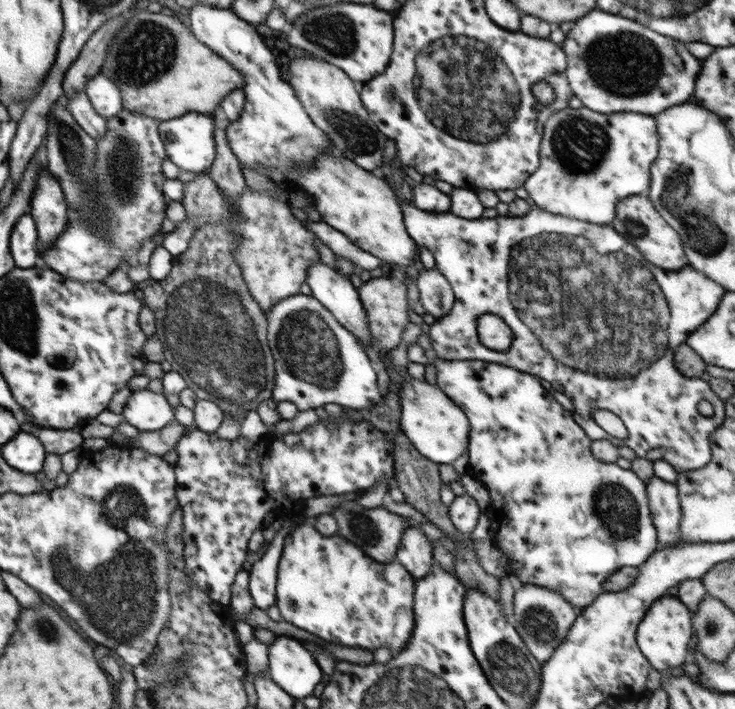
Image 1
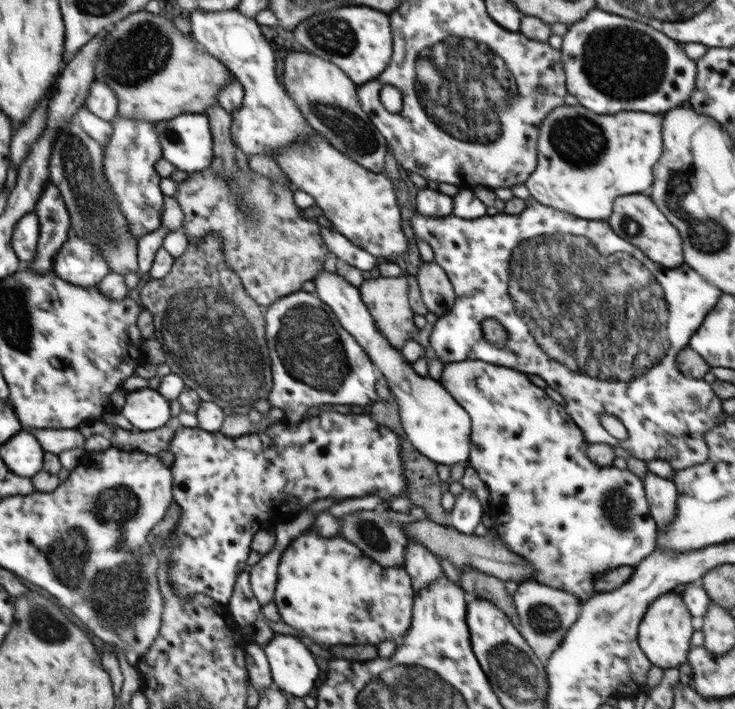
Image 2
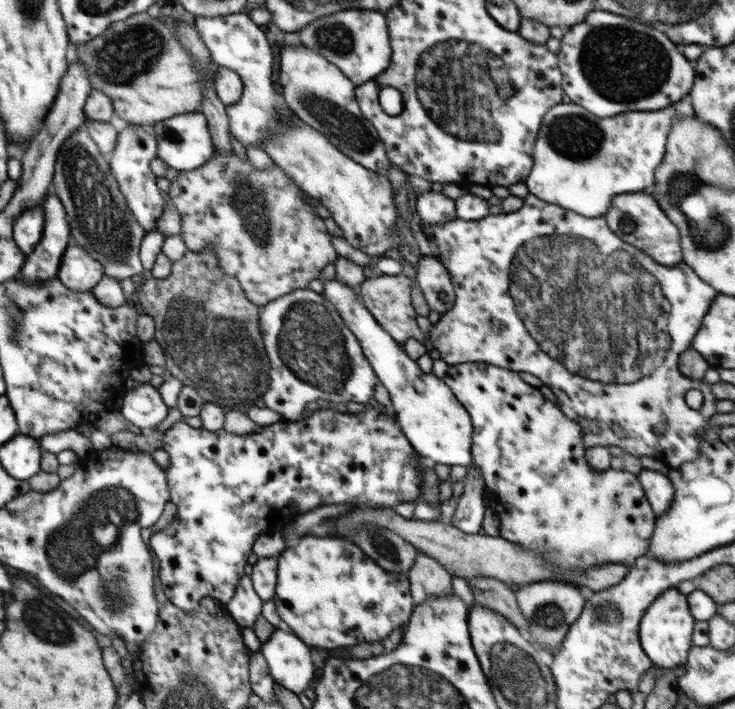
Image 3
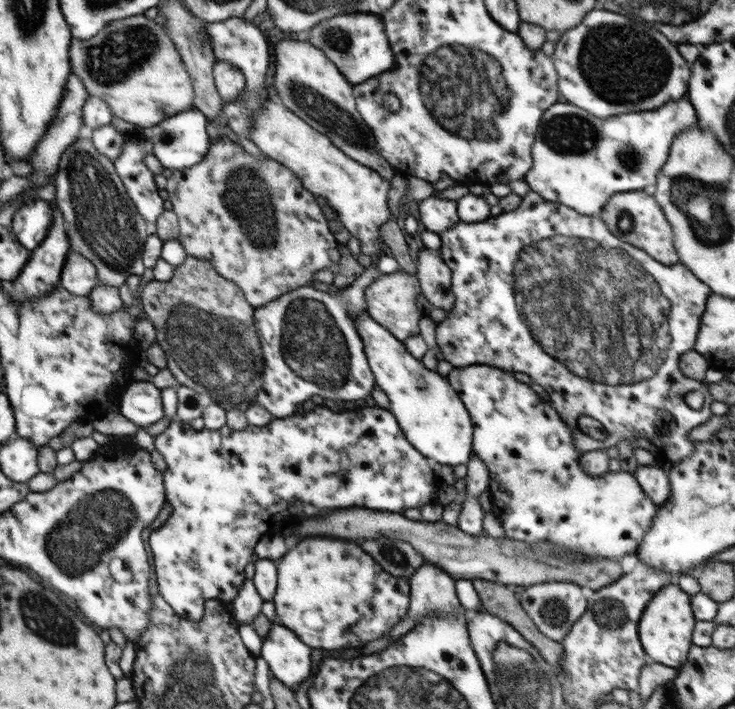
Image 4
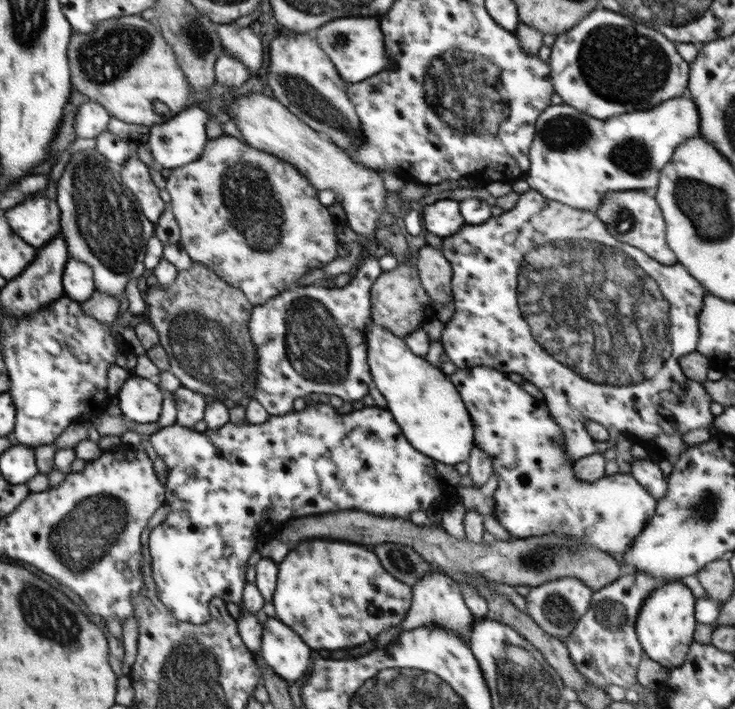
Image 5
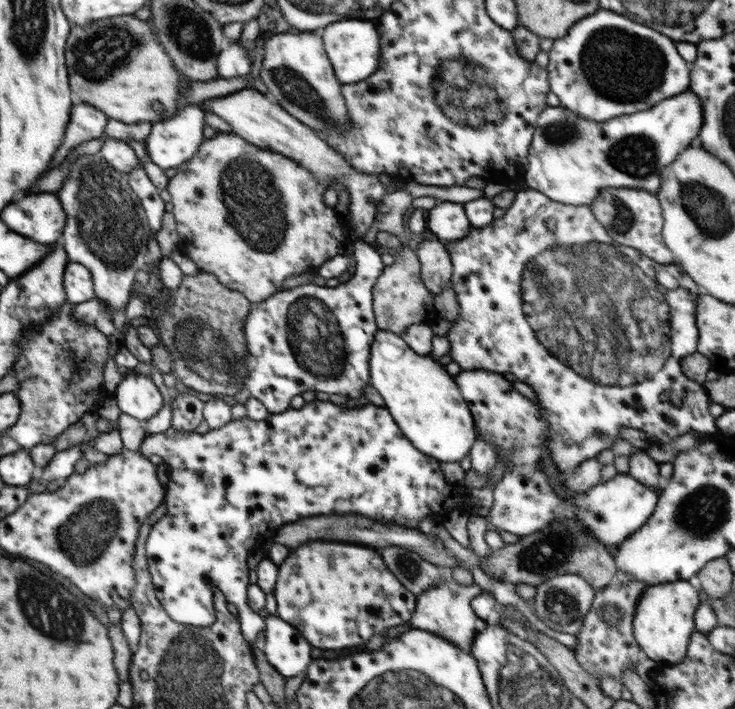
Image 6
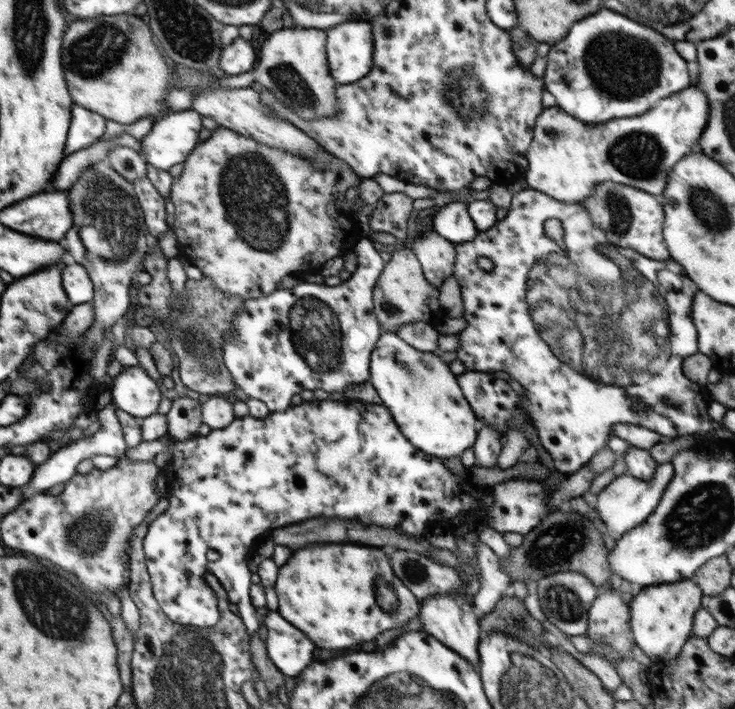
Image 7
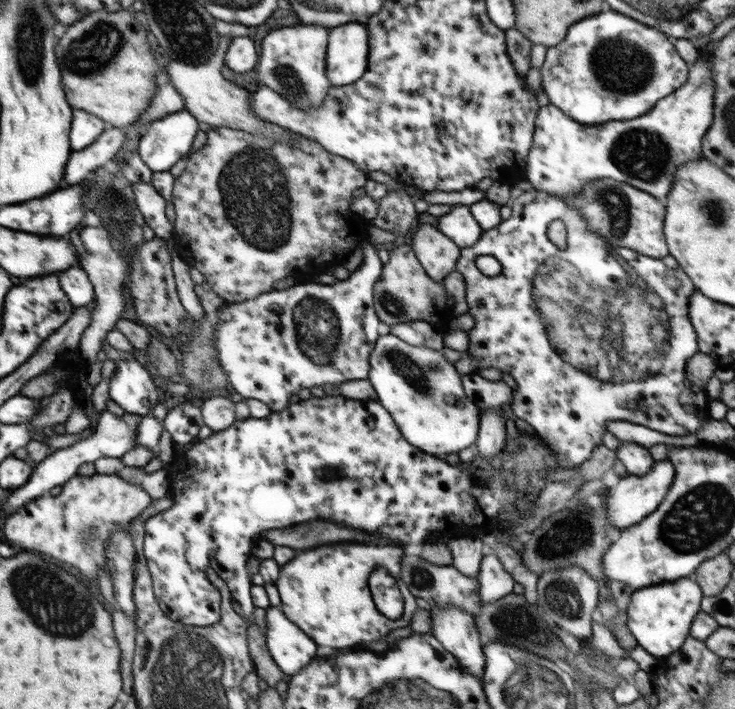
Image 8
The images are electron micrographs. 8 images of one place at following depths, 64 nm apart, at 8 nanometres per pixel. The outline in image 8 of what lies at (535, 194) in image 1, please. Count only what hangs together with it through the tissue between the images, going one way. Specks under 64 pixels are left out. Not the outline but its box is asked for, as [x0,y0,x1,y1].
[527,52,714,199]

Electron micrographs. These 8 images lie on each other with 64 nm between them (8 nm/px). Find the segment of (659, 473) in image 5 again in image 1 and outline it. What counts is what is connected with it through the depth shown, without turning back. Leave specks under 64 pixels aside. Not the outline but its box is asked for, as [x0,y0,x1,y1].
[645,476,682,549]

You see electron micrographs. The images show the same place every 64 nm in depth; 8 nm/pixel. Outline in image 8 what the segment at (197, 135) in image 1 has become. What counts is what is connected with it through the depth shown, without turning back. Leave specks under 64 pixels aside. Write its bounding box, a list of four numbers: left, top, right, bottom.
[137,109,198,171]

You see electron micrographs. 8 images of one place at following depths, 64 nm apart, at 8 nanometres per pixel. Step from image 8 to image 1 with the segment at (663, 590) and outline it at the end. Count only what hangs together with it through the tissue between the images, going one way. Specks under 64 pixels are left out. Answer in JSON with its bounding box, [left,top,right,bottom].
[636,593,694,676]

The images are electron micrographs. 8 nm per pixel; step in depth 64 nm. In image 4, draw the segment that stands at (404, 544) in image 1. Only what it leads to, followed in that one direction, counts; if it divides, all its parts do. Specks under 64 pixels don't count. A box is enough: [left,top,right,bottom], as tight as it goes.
[390,561,470,646]

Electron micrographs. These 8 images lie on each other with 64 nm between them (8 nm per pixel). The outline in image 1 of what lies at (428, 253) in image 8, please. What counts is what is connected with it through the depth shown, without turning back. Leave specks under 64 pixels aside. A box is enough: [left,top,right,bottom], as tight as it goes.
[417,268,454,320]

